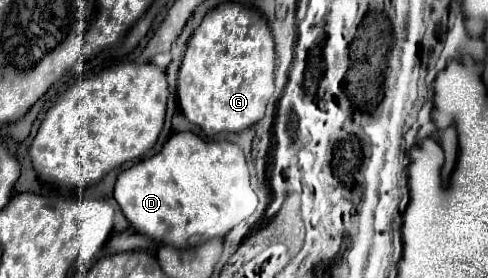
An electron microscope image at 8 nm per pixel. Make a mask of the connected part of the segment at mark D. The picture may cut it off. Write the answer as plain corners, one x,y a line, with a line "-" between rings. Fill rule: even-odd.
175,132
151,158
137,162
119,174
113,192
123,216
137,234
149,236
173,248
191,248
209,238
223,238
233,226
249,218
257,208
257,196
249,182
243,150
227,140
205,140
195,132

